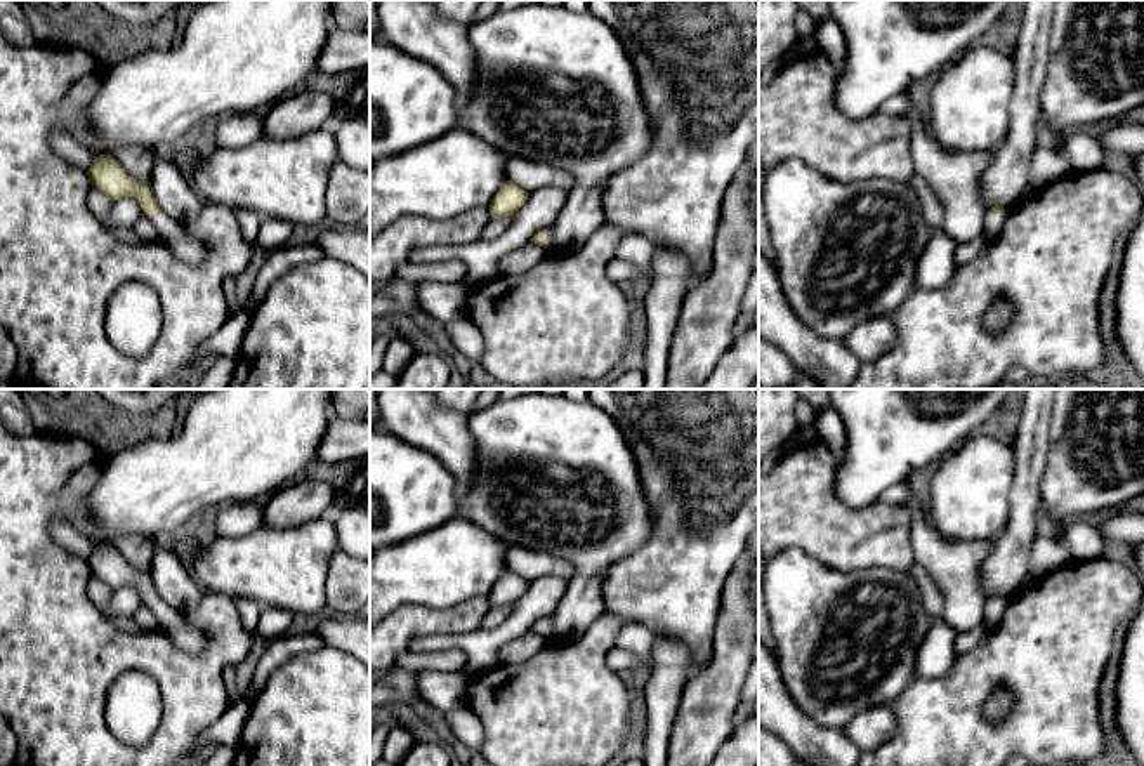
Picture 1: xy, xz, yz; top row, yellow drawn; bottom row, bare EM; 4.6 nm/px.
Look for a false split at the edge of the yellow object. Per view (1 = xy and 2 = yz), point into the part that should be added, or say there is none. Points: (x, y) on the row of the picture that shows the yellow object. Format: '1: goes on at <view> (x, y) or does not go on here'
1: goes on at xy (172, 233)
2: goes on at yz (993, 223)

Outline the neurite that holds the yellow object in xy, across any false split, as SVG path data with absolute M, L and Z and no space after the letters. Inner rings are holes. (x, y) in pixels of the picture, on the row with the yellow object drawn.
M115 155L94 156L87 175L89 184L95 186L111 201L128 196L137 198L144 215L156 228L158 238L184 262L200 264L205 259L203 245L160 208L153 196L151 182L132 177Z

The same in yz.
M995 205L988 208L984 219L984 233L996 238L1005 224L1005 219L1007 219L1007 212L1002 207Z

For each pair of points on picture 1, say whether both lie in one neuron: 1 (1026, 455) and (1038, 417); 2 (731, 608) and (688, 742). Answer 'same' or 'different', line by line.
1: same
2: same

